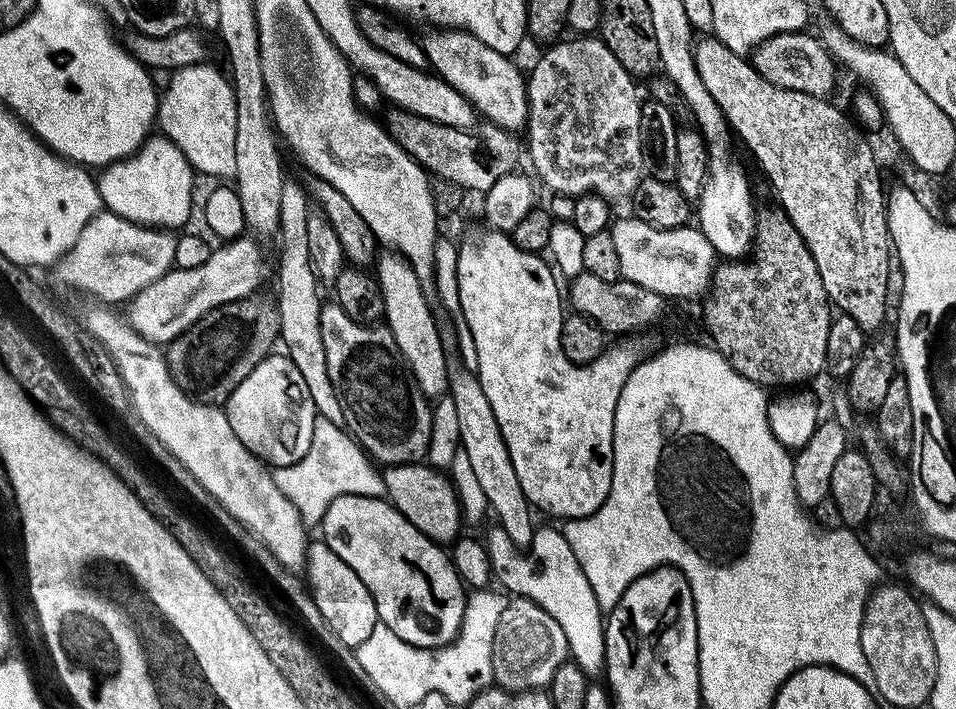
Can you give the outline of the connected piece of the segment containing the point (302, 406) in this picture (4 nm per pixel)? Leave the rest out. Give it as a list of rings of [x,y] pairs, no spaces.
[[[273,352],[263,359],[231,392],[224,409],[230,428],[237,434],[238,440],[254,453],[261,463],[273,469],[296,465],[306,456],[313,437],[314,422],[318,419],[315,404],[301,373],[294,362],[282,352]]]

